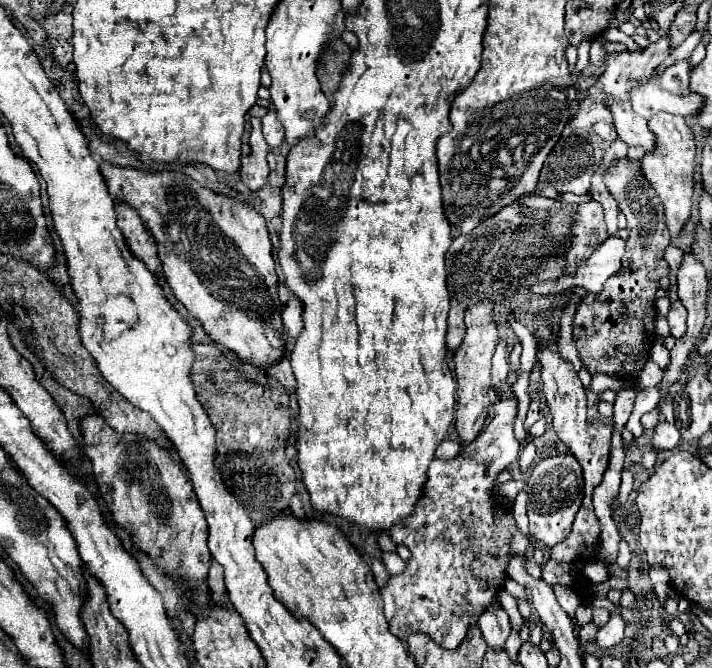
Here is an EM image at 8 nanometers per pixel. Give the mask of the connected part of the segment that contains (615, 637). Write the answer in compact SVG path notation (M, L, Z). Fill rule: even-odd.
M611 613L609 623L603 625L603 627L597 631L595 643L597 643L603 651L609 651L609 649L613 649L615 645L621 643L623 631L625 631L625 621L623 621L617 613Z

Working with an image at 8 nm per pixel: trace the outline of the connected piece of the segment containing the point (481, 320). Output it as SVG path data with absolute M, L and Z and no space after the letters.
M481 299L477 305L467 309L465 315L465 339L459 351L455 353L455 377L457 377L457 405L455 405L455 431L461 437L461 443L471 443L483 429L487 411L489 411L489 389L491 389L491 357L495 353L495 345L499 341L495 319L493 319L493 303L489 299Z

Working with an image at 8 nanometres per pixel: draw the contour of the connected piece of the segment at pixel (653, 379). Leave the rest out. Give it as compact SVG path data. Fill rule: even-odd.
M649 361L647 367L643 367L643 371L639 375L639 389L655 387L659 383L659 375L663 375L663 371L653 361Z

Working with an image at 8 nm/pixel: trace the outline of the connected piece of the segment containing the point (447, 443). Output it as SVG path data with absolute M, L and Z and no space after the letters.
M445 439L439 447L437 447L437 457L443 457L443 459L451 459L451 457L455 457L457 453L461 451L461 443L457 443L457 441L453 441L453 439Z

